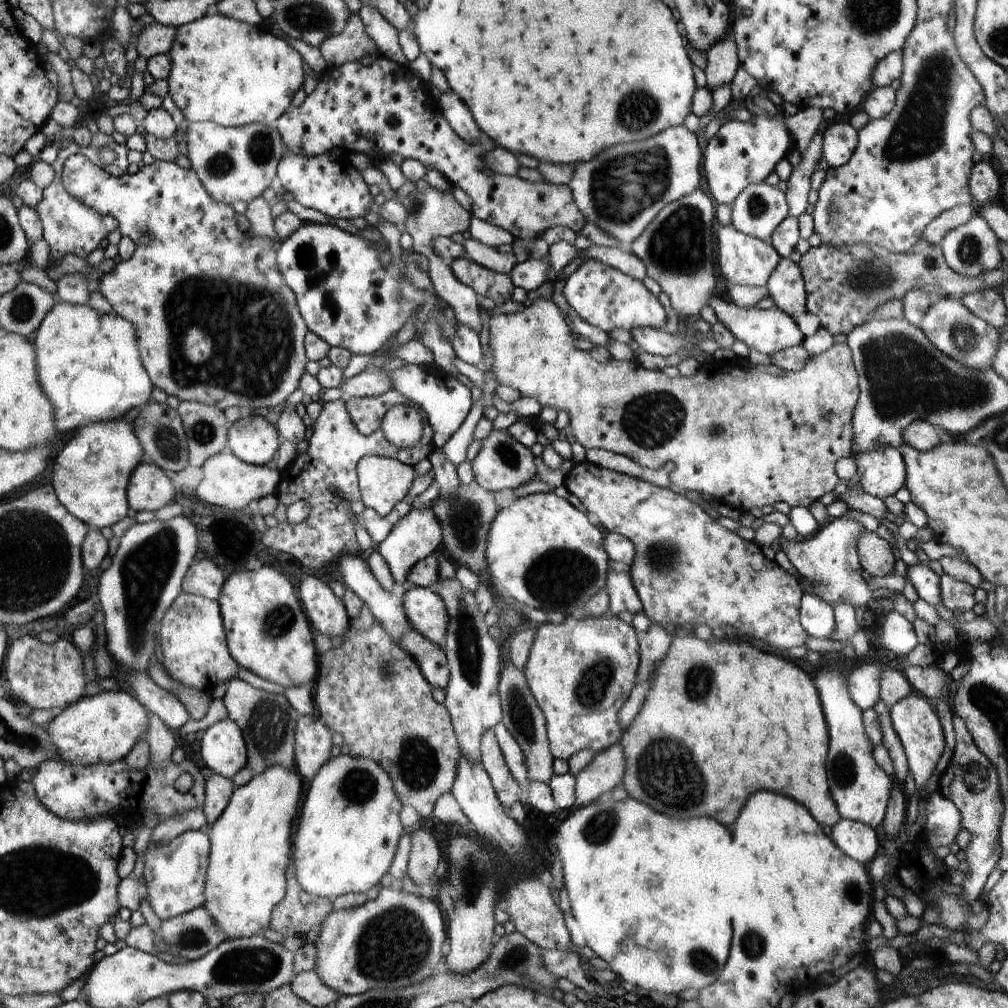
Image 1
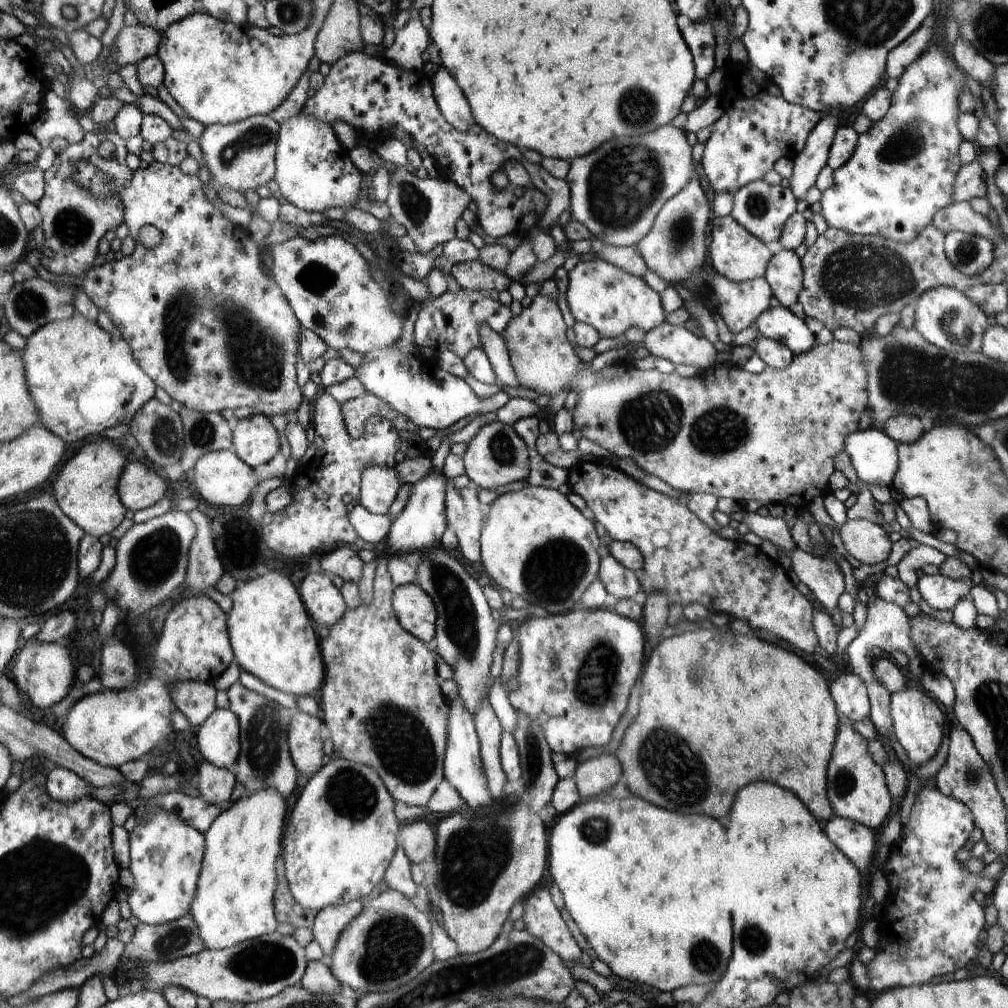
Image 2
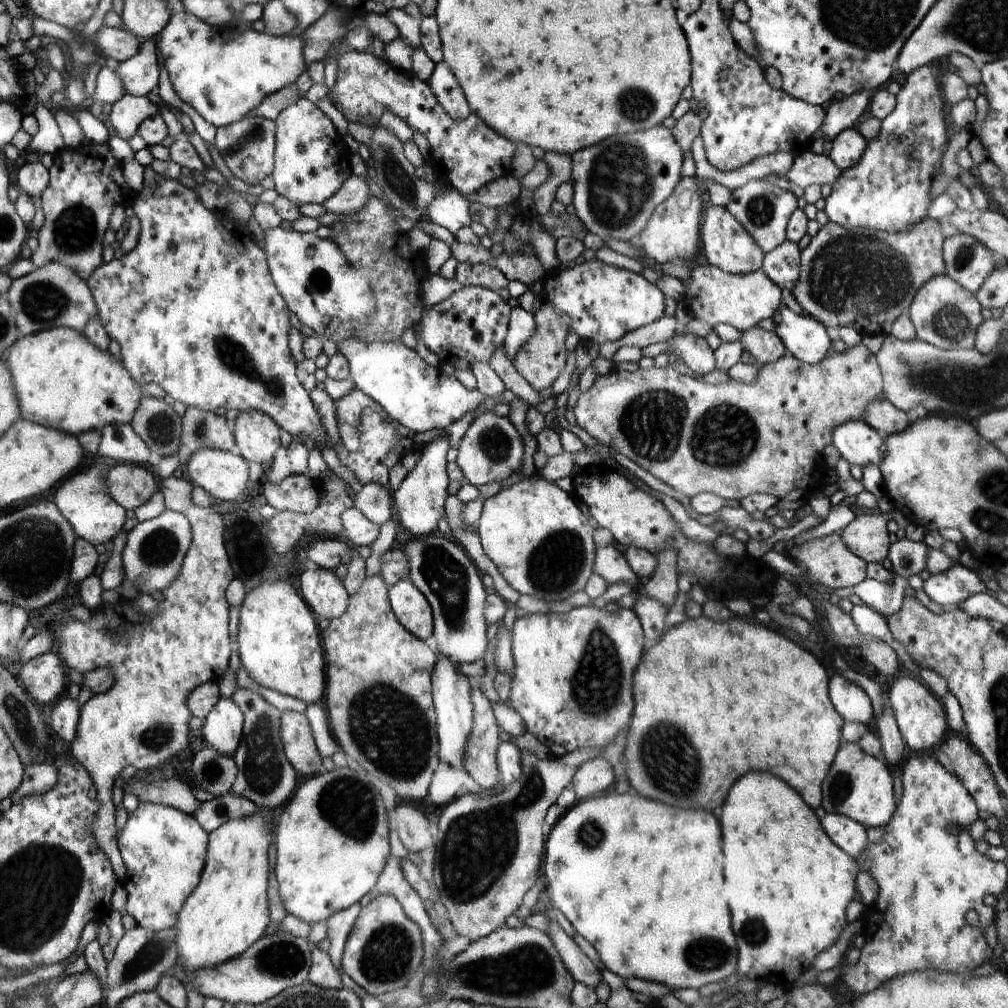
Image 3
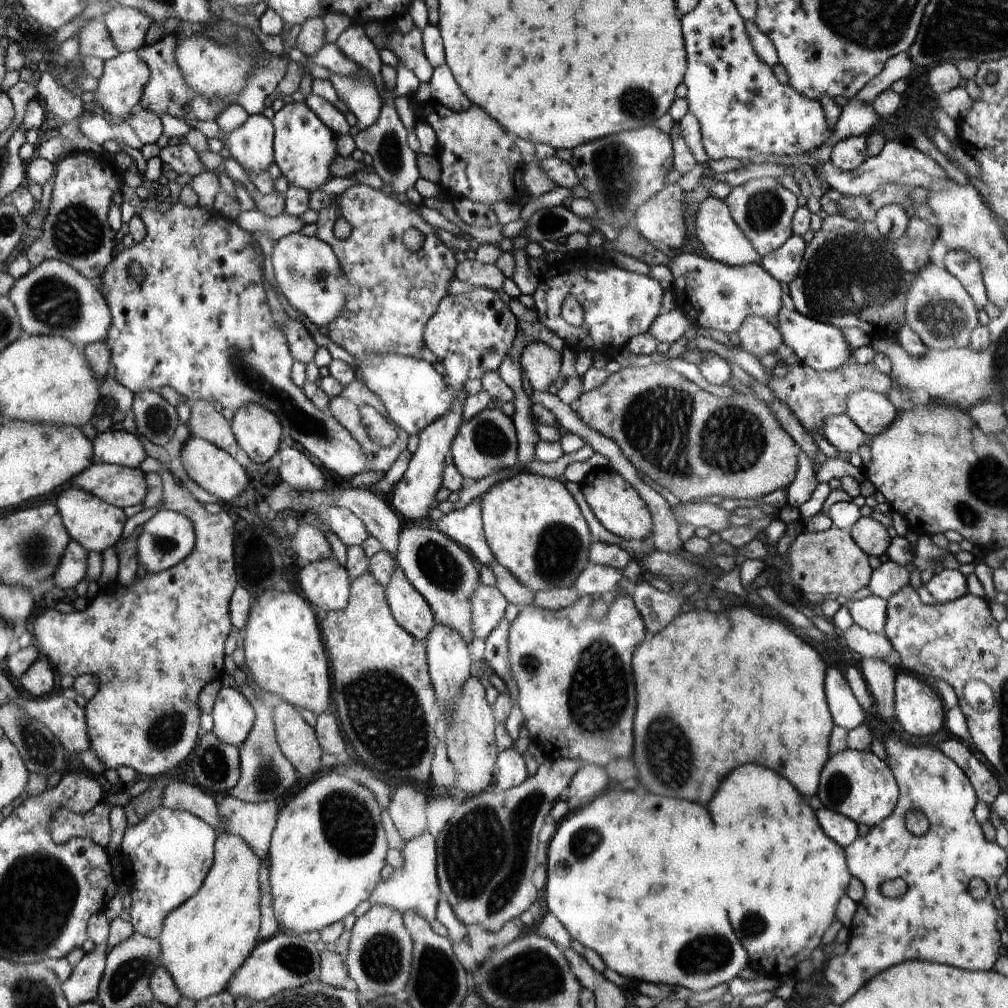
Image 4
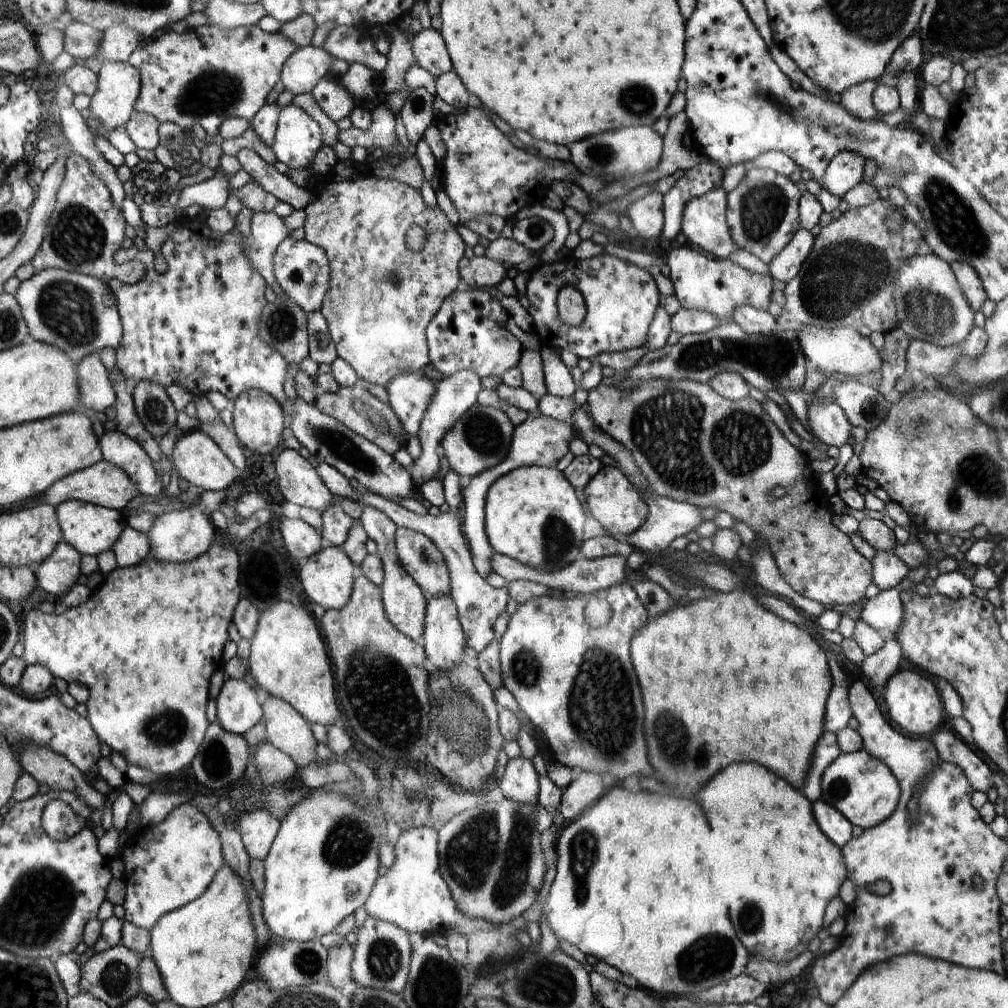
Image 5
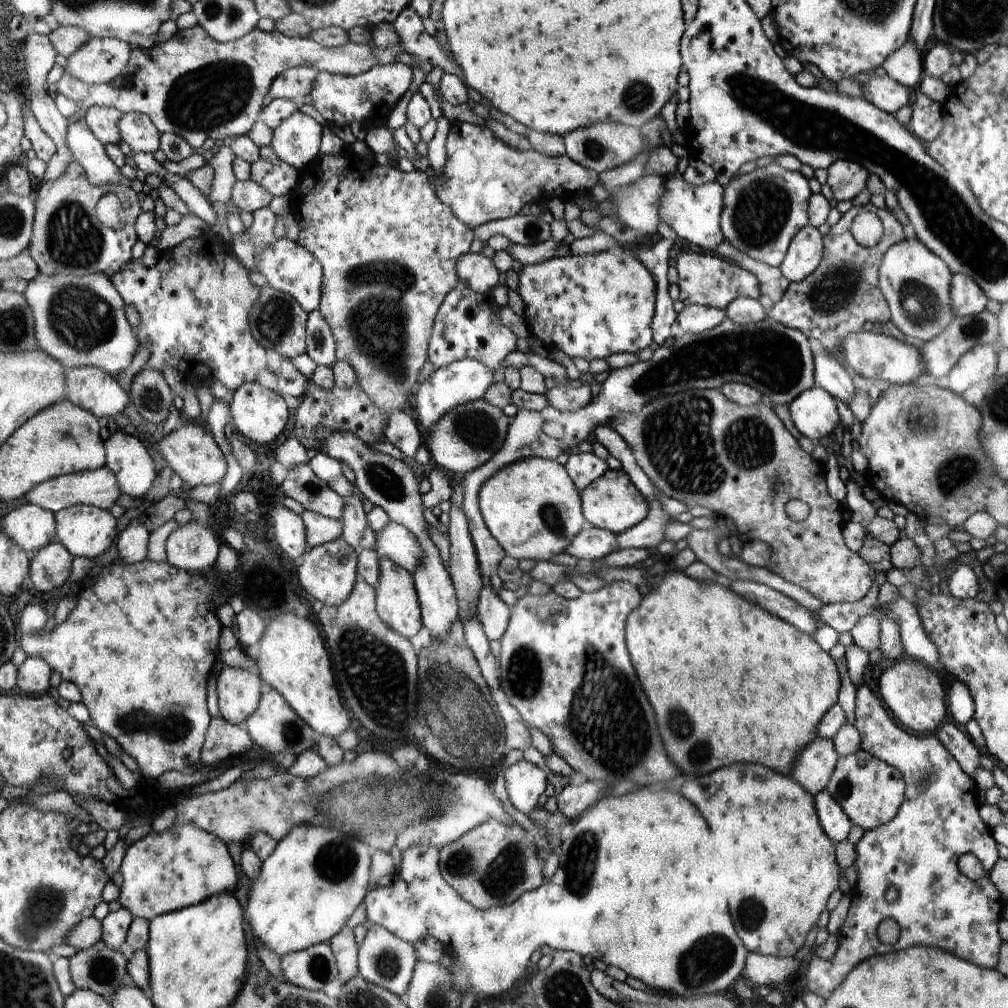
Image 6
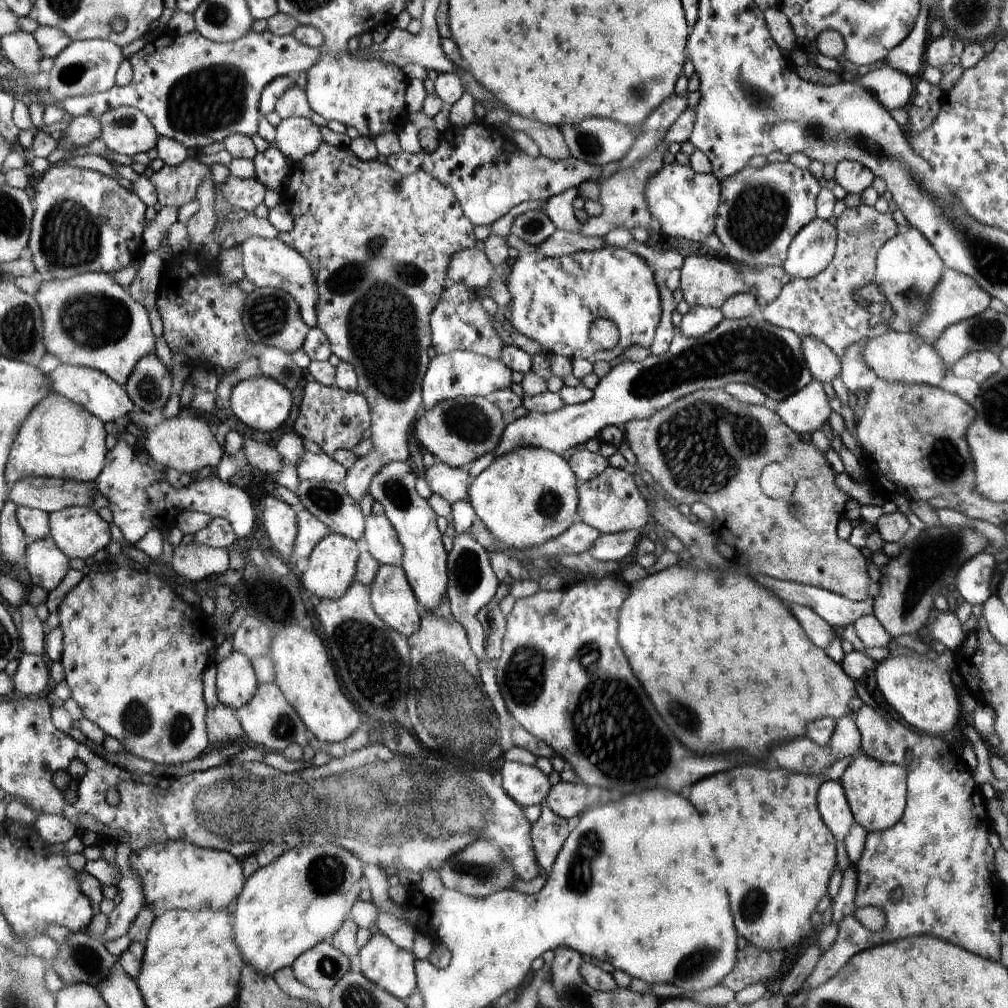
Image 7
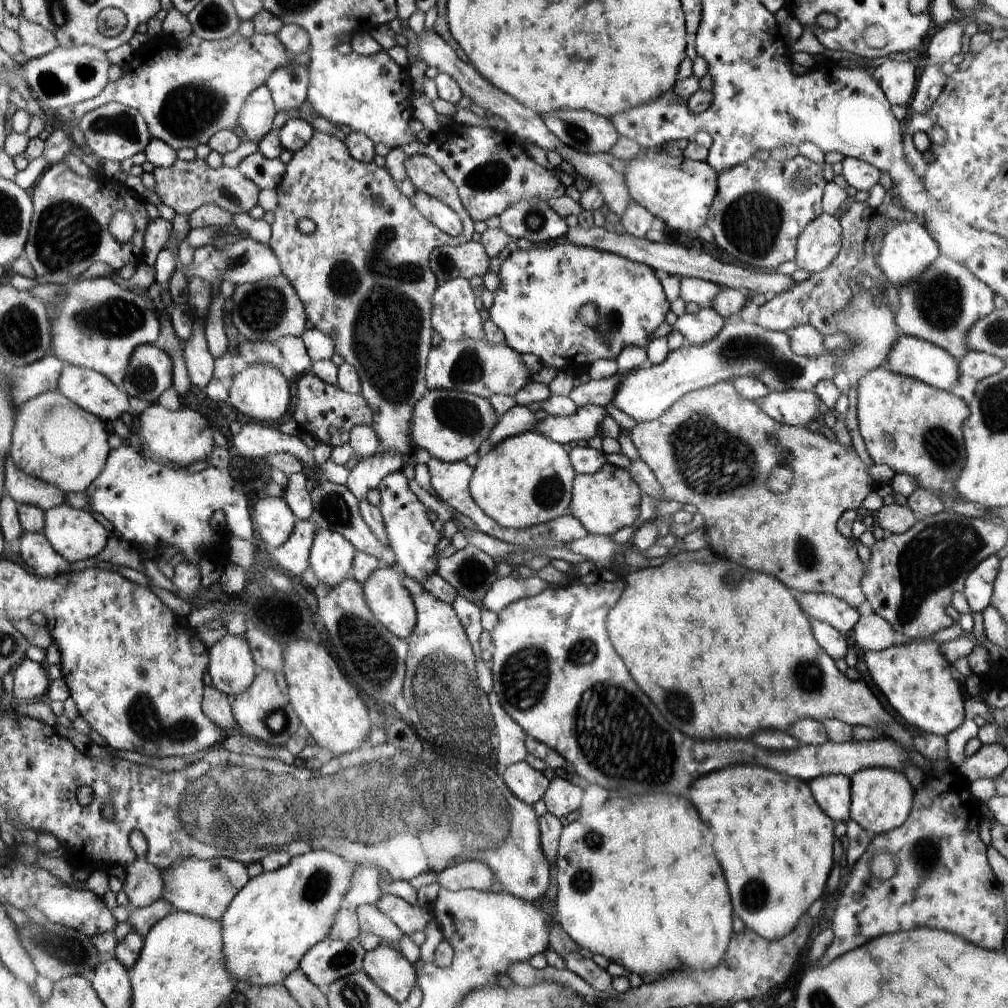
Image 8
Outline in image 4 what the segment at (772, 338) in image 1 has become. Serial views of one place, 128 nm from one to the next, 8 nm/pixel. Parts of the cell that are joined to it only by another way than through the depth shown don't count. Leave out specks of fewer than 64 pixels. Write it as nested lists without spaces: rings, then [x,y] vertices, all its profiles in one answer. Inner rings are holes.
[[[780,308],[777,314],[779,320],[779,331],[786,346],[789,346],[790,352],[794,352],[803,364],[807,364],[817,371],[838,370],[848,363],[854,362],[852,350],[842,334],[842,329],[832,326],[825,322],[804,316],[797,310],[788,310]]]

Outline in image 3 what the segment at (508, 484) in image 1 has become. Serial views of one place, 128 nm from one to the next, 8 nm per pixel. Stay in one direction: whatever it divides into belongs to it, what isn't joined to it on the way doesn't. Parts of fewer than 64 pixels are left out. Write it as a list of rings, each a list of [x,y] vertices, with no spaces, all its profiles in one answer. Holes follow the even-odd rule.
[[[489,407],[477,414],[460,440],[456,462],[468,483],[477,488],[491,482],[502,482],[524,466],[524,442],[508,417],[497,416]]]

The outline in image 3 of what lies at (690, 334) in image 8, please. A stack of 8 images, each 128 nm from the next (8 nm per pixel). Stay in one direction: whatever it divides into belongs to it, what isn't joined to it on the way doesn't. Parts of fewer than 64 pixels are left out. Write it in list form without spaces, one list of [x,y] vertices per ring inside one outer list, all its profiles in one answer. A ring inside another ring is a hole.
[[[674,315],[662,316],[660,320],[656,320],[652,324],[647,324],[634,330],[634,332],[628,332],[619,340],[616,346],[623,347],[624,345],[630,345],[631,347],[644,348],[644,346],[650,346],[650,344],[656,344],[656,342],[666,342],[670,340],[670,336],[676,335],[676,320]]]

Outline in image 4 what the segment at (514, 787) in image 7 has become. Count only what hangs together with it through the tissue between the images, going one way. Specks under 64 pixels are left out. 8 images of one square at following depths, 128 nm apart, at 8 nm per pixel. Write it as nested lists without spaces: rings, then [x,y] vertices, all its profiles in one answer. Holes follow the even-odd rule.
[[[512,748],[497,754],[496,768],[493,785],[502,790],[520,786],[529,776],[526,760]]]

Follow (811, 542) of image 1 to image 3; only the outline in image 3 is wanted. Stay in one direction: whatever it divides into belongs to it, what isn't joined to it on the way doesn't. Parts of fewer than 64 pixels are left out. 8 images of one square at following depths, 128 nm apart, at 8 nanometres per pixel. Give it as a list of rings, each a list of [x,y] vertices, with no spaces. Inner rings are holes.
[[[724,507],[715,513],[716,516],[720,517],[719,521],[724,526],[732,526],[732,528],[737,529],[741,528],[754,540],[768,540],[778,530],[770,522],[752,518],[742,507]]]

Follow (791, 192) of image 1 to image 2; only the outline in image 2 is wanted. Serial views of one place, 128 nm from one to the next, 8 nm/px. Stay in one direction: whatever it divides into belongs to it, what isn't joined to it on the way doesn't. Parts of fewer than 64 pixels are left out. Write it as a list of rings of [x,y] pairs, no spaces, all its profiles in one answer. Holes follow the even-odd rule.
[[[840,113],[826,116],[819,120],[810,132],[804,148],[793,159],[793,174],[789,178],[790,192],[796,198],[798,213],[803,213],[809,206],[806,194],[814,187],[820,170],[827,165],[834,134],[839,127]]]

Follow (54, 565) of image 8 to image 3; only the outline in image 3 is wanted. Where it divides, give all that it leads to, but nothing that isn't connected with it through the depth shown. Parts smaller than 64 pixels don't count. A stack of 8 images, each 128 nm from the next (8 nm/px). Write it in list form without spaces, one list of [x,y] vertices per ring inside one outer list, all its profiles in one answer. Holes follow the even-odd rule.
[[[76,537],[72,562],[70,565],[70,581],[81,582],[85,578],[97,574],[102,565],[102,554],[98,547]]]

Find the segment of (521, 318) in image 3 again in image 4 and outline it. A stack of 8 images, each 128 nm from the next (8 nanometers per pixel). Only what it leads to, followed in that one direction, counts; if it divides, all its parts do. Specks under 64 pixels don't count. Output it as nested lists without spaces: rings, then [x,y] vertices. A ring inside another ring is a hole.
[[[537,319],[532,322],[526,322],[523,320],[517,320],[516,324],[516,338],[514,338],[514,342],[510,344],[512,348],[508,350],[508,354],[504,356],[504,360],[502,360],[502,364],[500,364],[500,368],[498,368],[497,373],[500,378],[502,378],[502,382],[507,384],[511,391],[514,392],[514,400],[513,405],[515,407],[515,411],[512,418],[512,423],[514,423],[516,432],[517,432],[517,442],[518,442],[518,462],[522,462],[522,464],[530,464],[530,462],[534,462],[534,450],[536,450],[536,442],[539,441],[539,434],[537,433],[536,426],[534,424],[534,420],[531,416],[531,405],[530,399],[528,395],[525,393],[522,385],[522,367],[521,367],[521,352],[527,343],[533,343],[538,340],[544,340],[544,342],[548,343],[552,348],[556,348],[558,352],[563,350],[563,347],[566,346],[564,340],[560,338],[560,336],[556,336],[553,332],[550,332],[544,324],[540,323]],[[484,494],[474,498],[464,508],[445,513],[438,521],[429,520],[427,526],[444,533],[458,545],[469,548],[480,564],[490,566],[490,564],[498,564],[498,560],[494,558],[494,554],[483,536],[482,498],[484,498]]]

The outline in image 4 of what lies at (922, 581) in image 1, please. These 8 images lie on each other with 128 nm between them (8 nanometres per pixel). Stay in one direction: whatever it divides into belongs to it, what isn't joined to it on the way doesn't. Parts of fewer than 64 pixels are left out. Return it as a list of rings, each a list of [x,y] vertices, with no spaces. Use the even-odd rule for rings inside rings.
[[[940,569],[923,585],[936,602],[946,604],[969,594],[966,579],[959,569]]]

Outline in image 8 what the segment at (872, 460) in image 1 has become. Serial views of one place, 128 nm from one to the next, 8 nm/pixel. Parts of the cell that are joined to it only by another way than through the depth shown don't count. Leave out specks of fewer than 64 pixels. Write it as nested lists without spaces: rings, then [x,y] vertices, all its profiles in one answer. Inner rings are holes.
[[[782,390],[771,392],[768,396],[756,400],[762,410],[779,423],[788,426],[806,427],[821,415],[820,398],[814,391]]]

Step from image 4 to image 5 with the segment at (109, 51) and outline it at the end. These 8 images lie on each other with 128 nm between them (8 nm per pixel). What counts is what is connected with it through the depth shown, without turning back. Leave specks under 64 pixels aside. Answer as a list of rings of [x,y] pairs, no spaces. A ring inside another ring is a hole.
[[[72,23],[63,31],[63,50],[74,59],[92,59],[97,55],[103,34],[92,26]]]

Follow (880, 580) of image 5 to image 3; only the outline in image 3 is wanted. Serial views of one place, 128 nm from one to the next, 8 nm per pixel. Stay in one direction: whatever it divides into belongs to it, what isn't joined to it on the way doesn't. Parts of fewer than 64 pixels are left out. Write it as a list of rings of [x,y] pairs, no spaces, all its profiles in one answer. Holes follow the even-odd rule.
[[[896,573],[893,575],[892,582],[880,582],[867,577],[856,586],[840,588],[840,590],[833,590],[832,592],[839,598],[856,594],[862,600],[862,604],[872,608],[876,614],[880,612],[880,616],[884,616],[884,620],[888,622],[888,618],[892,614],[900,612],[904,602],[904,592],[908,586],[907,578],[902,578]]]

